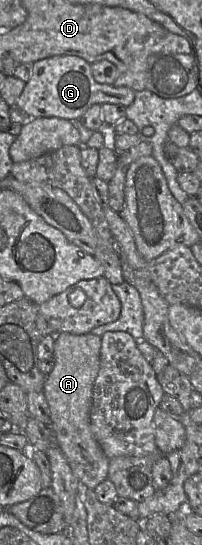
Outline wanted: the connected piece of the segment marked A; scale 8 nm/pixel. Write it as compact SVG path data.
M92 333L55 335L53 370L46 376L43 393L50 410L50 427L74 475L94 490L108 479L110 458L96 441L90 426L92 391L100 368L101 337Z

